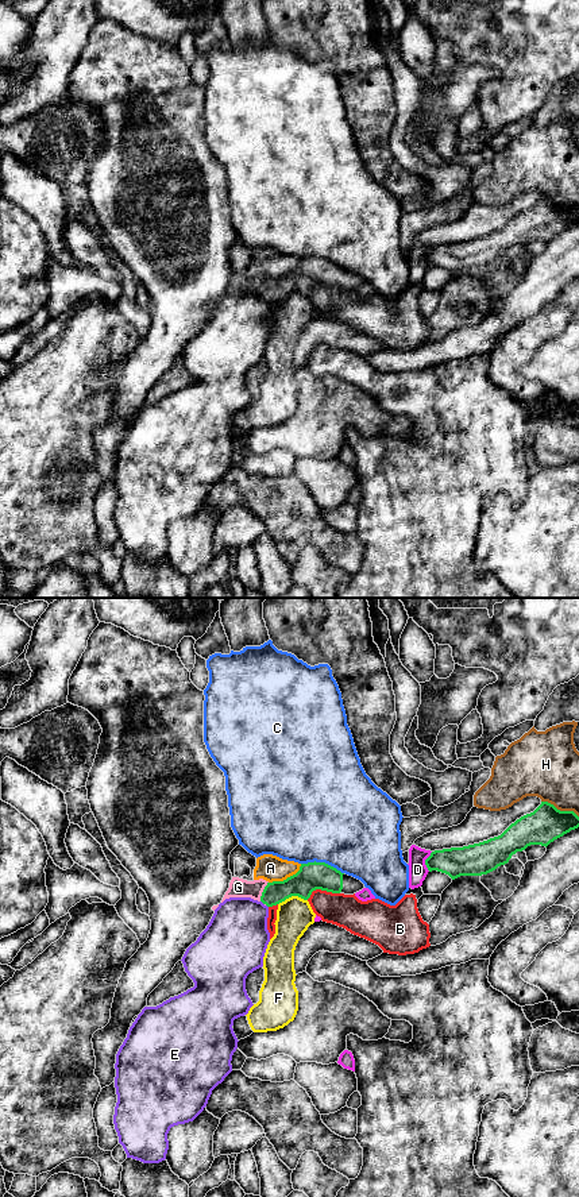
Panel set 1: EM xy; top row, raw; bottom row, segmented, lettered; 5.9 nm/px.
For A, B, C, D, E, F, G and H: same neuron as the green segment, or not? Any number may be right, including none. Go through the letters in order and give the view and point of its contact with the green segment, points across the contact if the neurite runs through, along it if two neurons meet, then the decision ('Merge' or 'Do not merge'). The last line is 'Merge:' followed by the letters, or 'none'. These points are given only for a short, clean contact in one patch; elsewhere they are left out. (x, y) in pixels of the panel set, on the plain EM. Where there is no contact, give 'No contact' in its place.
A: Touches green at xy (288, 273). Boundary: xy (301, 259), (294, 269), (282, 275), (269, 278). Do not merge
B: Touches green at xy (321, 285). Boundary: xy (339, 288), (315, 285), (307, 294). Do not merge
C: Touches green at xy (323, 258). Do not merge
D: Touches green at xy (425, 257). Do not merge
E: Touches green at xy (262, 297). Boundary: xy (261, 296), (263, 300). Do not merge
F: Touches green at xy (292, 290). Do not merge
G: Touches green at xy (263, 286). Path across: xy (301, 280), (280, 286), (263, 286), (238, 282). Merge
H: Touches green at xy (559, 205). Do not merge
Merge: G

